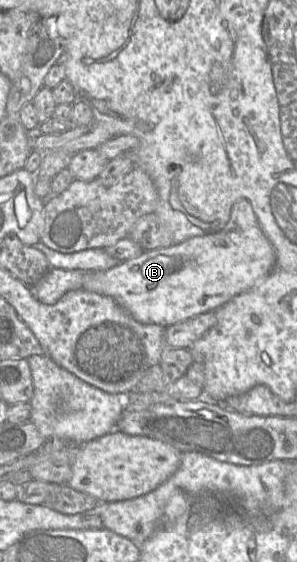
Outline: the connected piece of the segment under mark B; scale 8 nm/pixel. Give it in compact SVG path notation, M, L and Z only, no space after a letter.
M239 199L231 209L229 221L219 232L146 250L140 256L108 270L51 268L30 286L30 291L39 302L53 305L67 292L84 289L112 297L140 323L167 327L216 311L264 279L273 269L275 261L275 250L262 231L250 202Z

